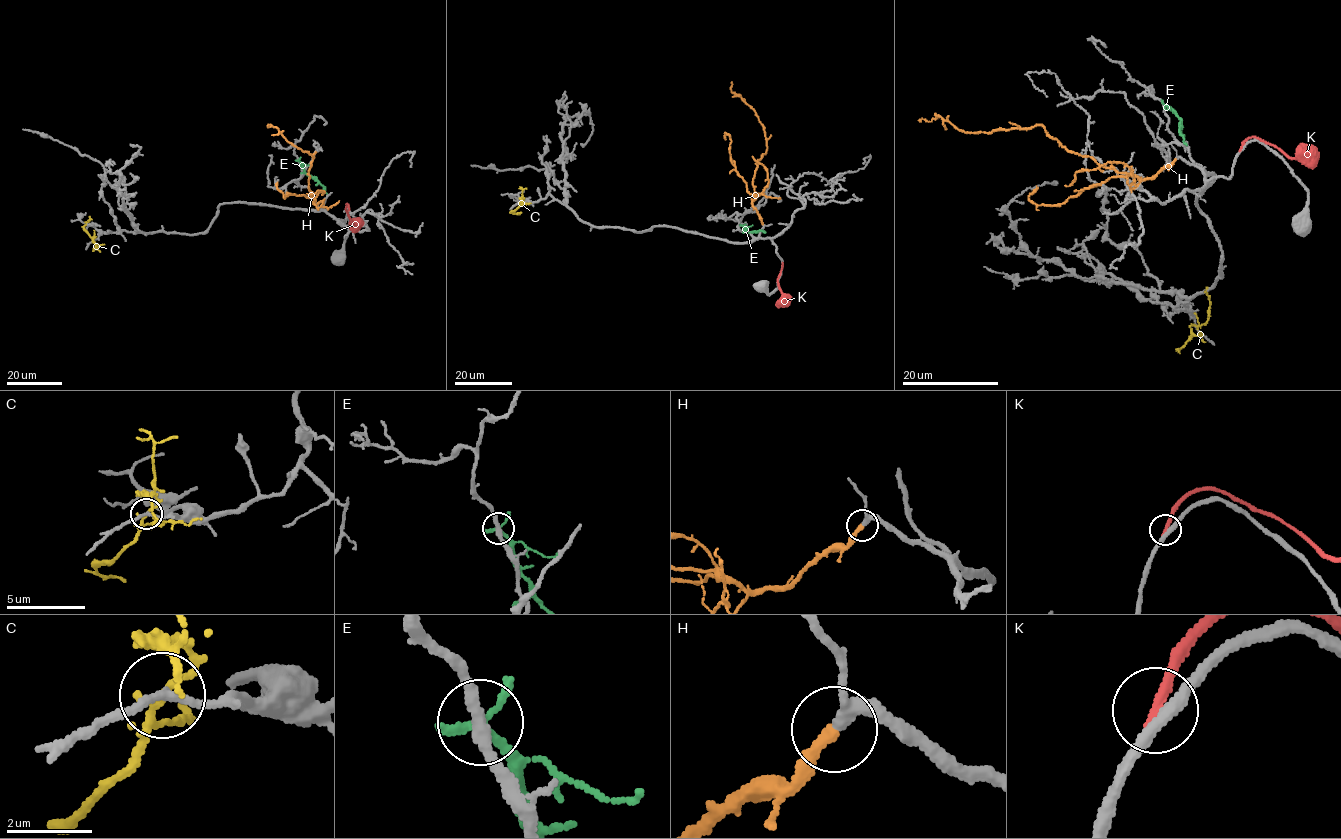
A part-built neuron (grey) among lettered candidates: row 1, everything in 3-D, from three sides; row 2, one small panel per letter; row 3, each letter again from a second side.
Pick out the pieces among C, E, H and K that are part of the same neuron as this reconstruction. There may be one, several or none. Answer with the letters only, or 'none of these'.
H

